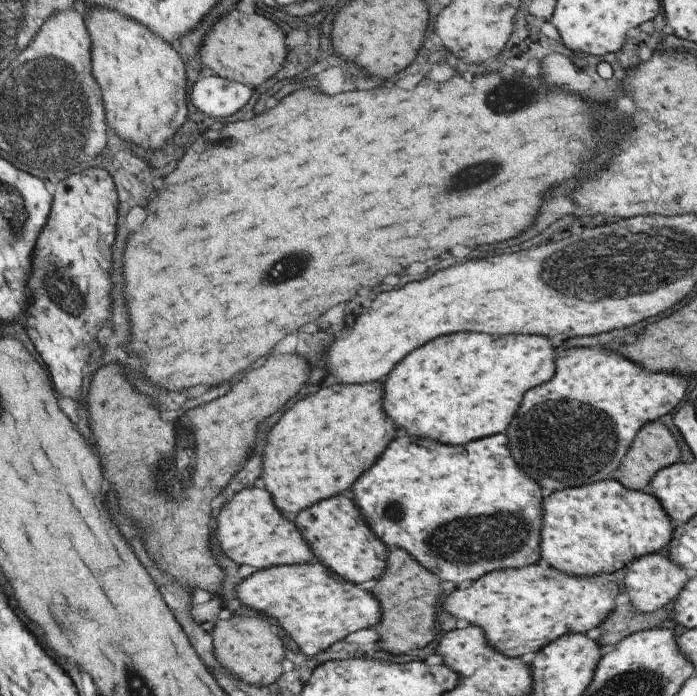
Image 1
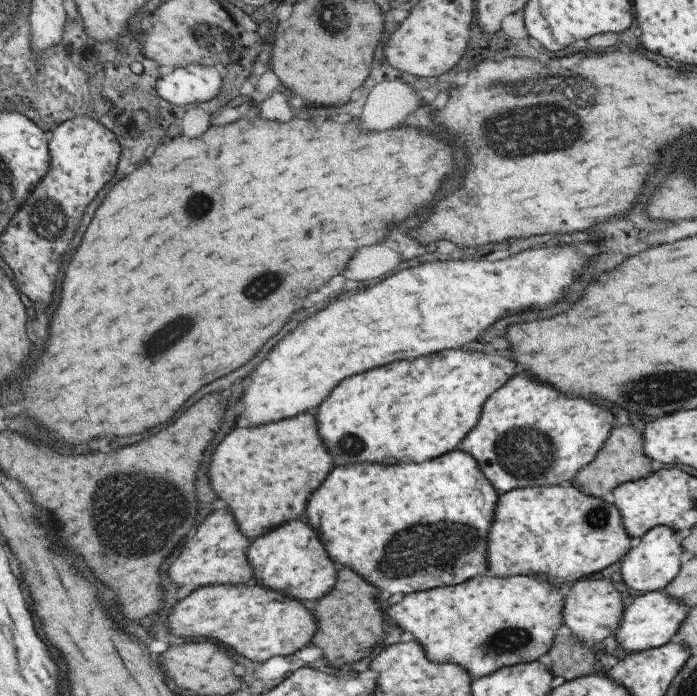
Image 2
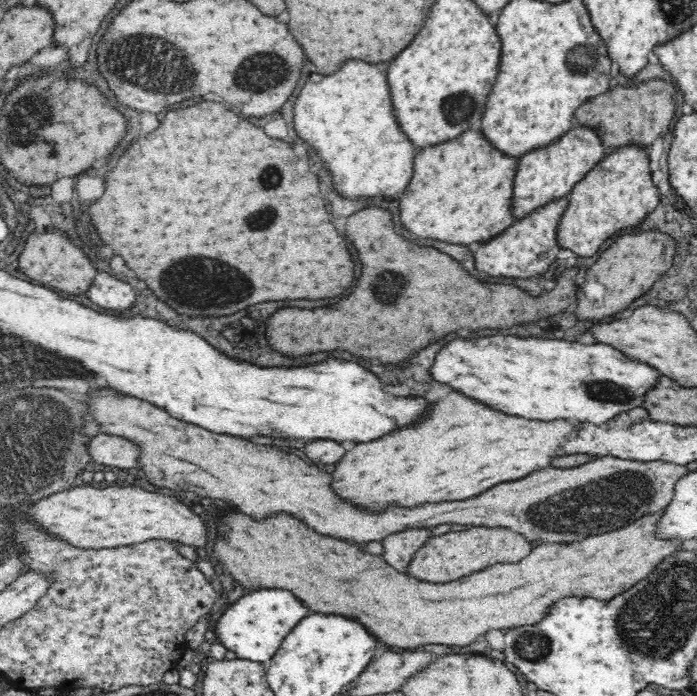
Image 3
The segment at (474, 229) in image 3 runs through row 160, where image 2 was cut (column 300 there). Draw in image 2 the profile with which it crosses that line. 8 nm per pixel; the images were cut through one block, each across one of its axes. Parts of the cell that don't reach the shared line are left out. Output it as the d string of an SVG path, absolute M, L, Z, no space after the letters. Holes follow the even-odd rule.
M301 414L291 420L283 420L267 426L235 430L217 448L213 456L211 476L213 476L213 488L217 490L219 498L229 502L229 506L233 508L235 516L241 522L240 529L254 540L295 518L301 518L307 510L313 492L319 490L319 486L327 480L333 466L335 466L335 458L329 454L319 434L315 414Z

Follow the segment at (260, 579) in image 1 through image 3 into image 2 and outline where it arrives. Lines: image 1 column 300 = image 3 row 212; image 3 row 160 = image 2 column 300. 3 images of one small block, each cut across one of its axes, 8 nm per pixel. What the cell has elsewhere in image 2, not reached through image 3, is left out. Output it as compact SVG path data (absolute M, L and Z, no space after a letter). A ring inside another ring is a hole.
M257 582L244 585L209 585L197 588L189 596L179 601L172 610L171 630L183 638L213 638L225 644L225 648L257 662L271 658L293 656L298 650L311 645L317 634L319 622L314 609L309 609L303 601L290 597L283 591L267 588Z

